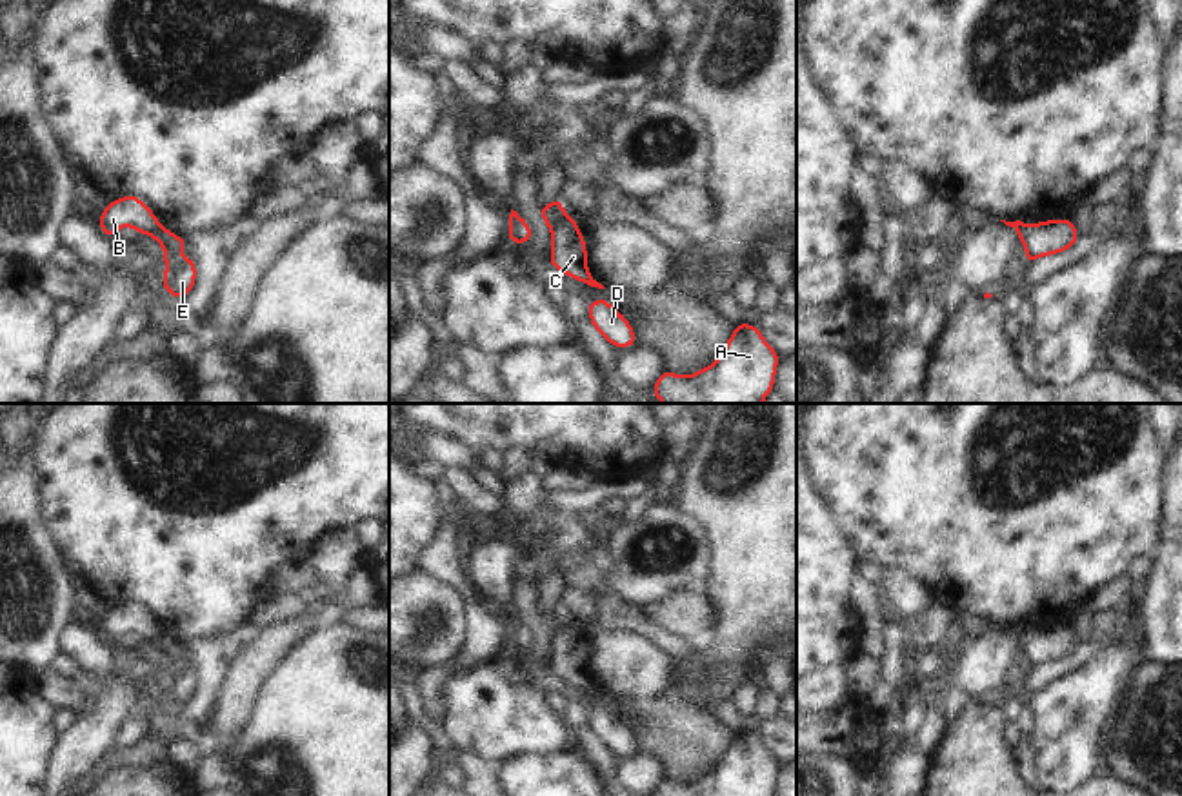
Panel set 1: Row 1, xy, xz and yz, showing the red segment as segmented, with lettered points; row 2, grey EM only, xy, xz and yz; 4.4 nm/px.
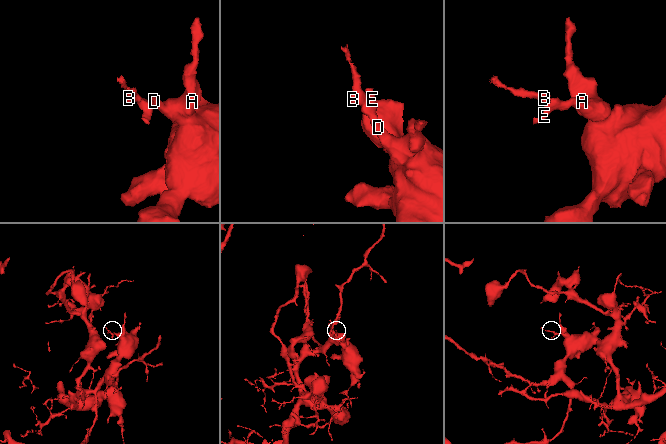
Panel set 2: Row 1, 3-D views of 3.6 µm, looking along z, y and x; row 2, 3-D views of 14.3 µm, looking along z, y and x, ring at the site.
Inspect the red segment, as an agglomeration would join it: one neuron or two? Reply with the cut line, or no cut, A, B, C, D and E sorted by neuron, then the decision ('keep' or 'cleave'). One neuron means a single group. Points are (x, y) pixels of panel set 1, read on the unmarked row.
xz (570, 626), (551, 638) | A C D E / B | cleave

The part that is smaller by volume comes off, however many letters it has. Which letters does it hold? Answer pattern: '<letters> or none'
B

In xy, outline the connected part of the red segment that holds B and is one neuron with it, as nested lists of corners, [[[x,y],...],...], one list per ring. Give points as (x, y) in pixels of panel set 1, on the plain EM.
[[[125,602],[115,609],[107,609],[96,629],[111,647],[115,647],[116,638],[122,634],[133,634],[138,642],[147,643],[153,643],[164,634],[149,612],[135,602]]]

